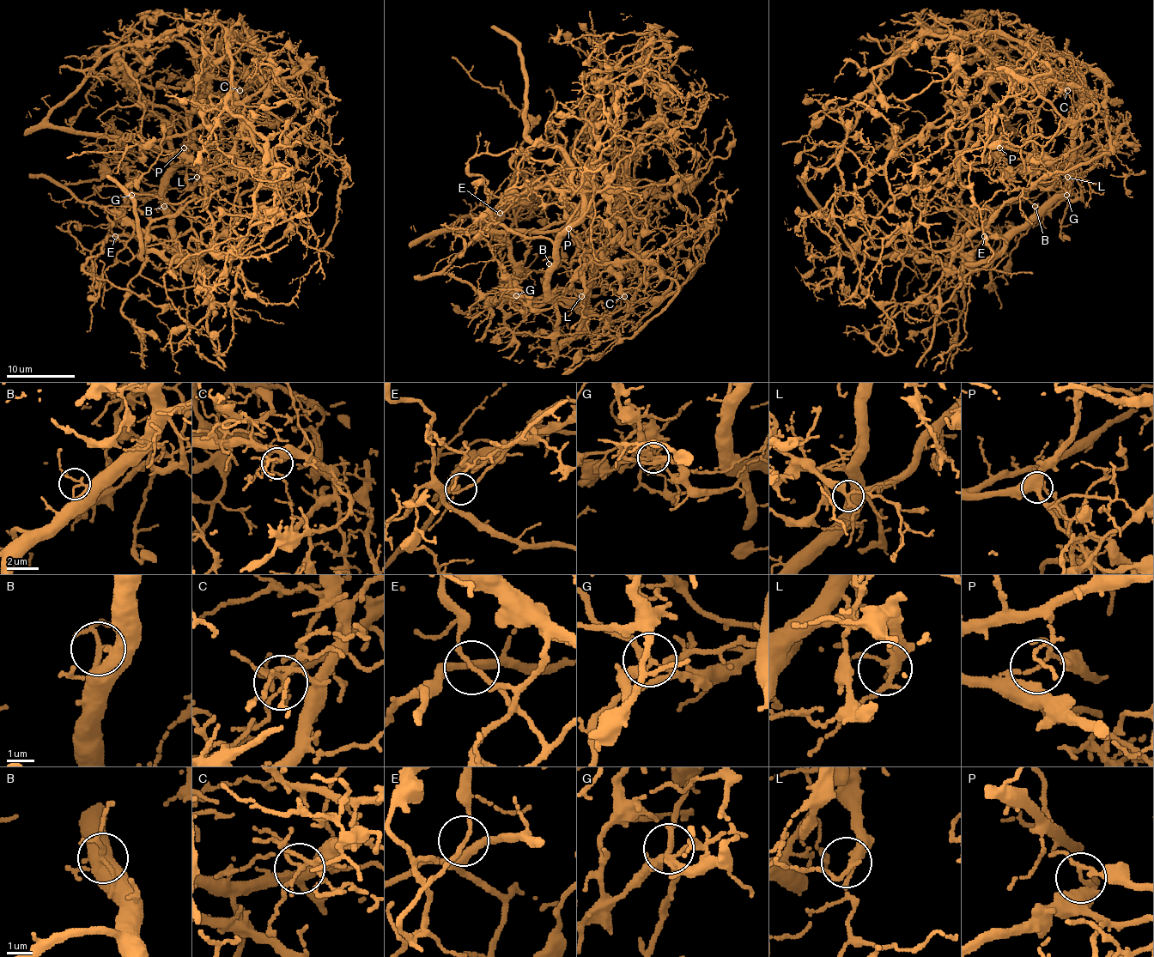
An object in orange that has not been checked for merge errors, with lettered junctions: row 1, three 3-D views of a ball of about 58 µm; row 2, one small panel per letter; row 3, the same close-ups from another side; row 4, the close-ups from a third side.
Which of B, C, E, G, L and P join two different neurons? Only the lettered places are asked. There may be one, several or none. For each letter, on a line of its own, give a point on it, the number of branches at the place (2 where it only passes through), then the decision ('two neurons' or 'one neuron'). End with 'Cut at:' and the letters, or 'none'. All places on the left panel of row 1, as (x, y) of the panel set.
B: place (164, 206); branches 2; one neuron
C: place (239, 90); branches 5; one neuron
E: place (115, 236); branches 2; two neurons
G: place (131, 195); branches 5; two neurons
L: place (197, 177); branches 3; one neuron
P: place (184, 148); branches 3; two neurons
Cut at: E, G, P

